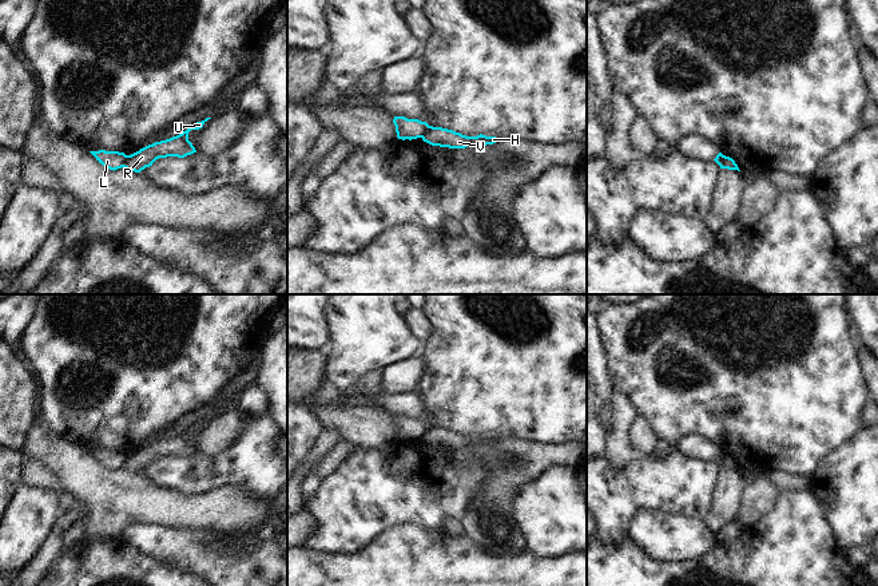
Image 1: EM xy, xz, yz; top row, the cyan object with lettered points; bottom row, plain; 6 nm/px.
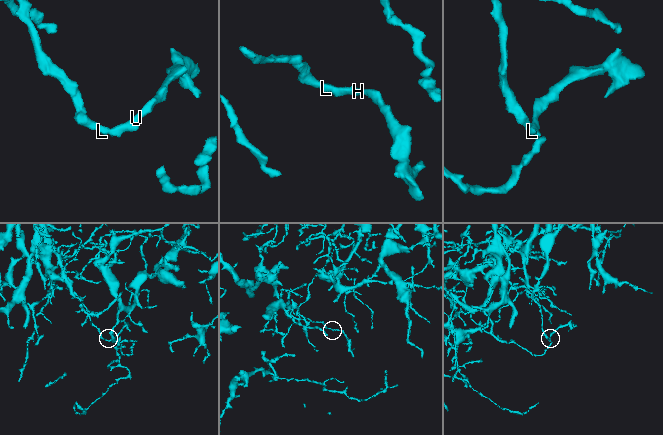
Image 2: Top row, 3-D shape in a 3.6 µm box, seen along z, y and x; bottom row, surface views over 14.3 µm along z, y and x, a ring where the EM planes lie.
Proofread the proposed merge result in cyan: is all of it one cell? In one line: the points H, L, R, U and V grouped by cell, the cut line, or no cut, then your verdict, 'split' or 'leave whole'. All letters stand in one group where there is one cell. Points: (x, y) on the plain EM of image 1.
groups H R U V / L; cut xy (127, 455), (123, 466); split

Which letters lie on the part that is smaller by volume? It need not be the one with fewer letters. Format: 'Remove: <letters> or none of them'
Remove: H, R, U, V

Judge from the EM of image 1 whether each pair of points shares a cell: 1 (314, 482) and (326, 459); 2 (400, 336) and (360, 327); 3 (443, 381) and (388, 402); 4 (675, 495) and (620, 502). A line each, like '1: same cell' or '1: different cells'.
1: different cells
2: same cell
3: different cells
4: same cell

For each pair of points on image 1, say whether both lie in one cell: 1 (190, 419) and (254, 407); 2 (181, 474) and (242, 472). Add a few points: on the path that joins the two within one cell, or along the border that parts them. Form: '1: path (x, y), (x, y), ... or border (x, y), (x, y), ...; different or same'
1: border (253, 381), (238, 396), (235, 407); different
2: path (195, 474), (227, 472); same

